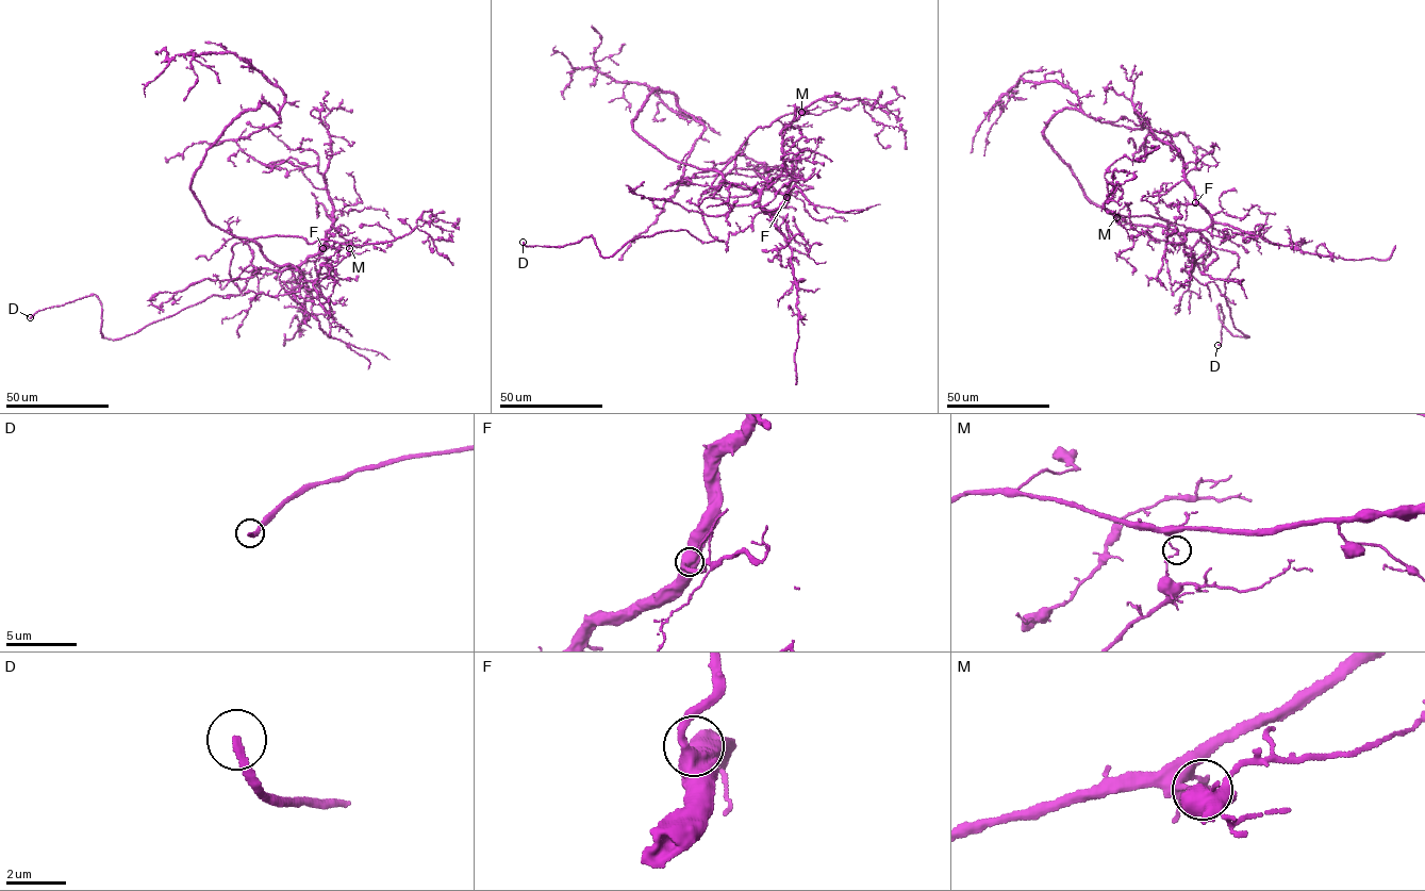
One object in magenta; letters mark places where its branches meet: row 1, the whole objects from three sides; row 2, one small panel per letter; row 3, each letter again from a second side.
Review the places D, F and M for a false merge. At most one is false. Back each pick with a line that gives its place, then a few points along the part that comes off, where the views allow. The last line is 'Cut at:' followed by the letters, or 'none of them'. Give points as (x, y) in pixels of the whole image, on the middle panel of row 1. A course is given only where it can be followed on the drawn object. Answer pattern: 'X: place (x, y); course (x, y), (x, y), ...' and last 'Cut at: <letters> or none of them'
M: place (801, 112); course (801, 112), (759, 127), (703, 192), (705, 223), (724, 241), (667, 230), (608, 257), (591, 235), (523, 242)
Cut at: M

